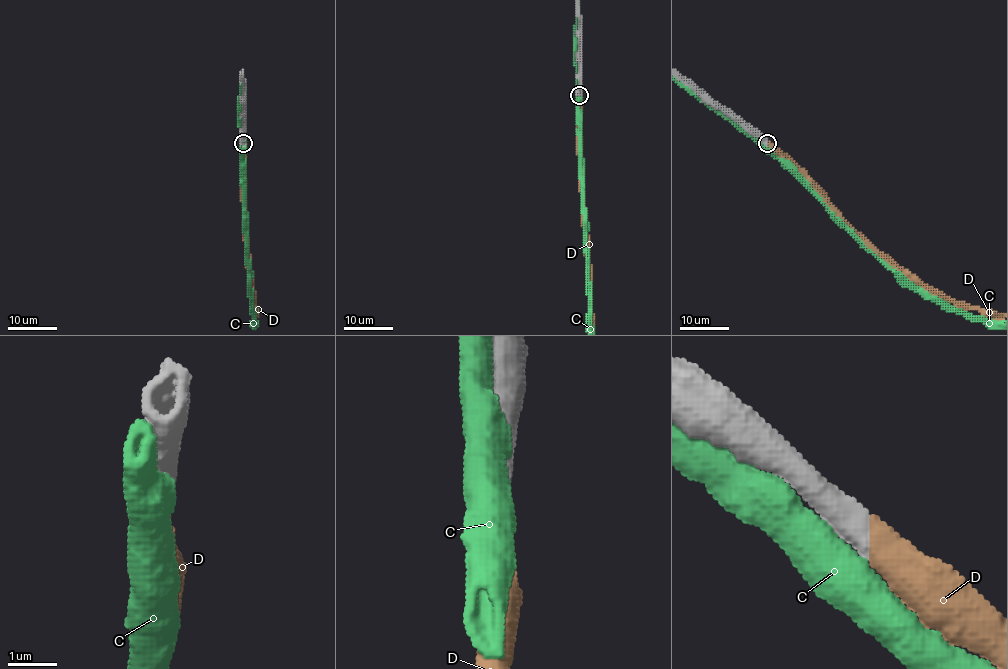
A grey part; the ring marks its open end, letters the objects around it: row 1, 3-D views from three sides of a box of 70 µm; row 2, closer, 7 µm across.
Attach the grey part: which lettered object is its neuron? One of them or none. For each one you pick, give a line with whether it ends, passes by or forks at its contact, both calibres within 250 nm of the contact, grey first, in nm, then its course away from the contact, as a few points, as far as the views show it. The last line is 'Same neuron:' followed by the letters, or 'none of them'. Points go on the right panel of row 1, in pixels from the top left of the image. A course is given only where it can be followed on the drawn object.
D: it ends there; 600 nm thick on the grey side, 600 nm on the other
Same neuron: D

